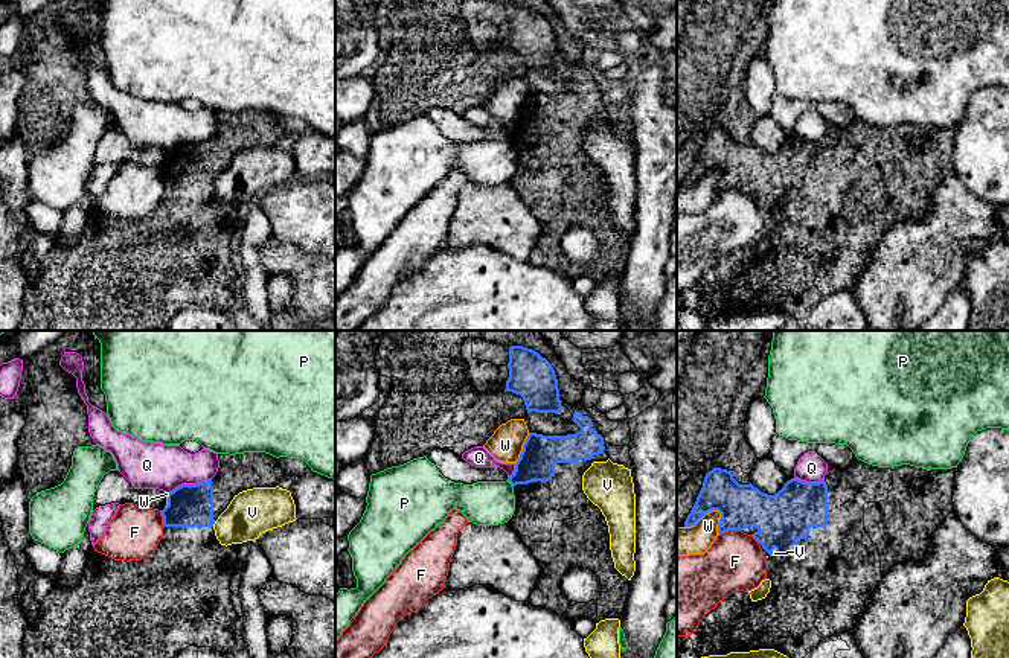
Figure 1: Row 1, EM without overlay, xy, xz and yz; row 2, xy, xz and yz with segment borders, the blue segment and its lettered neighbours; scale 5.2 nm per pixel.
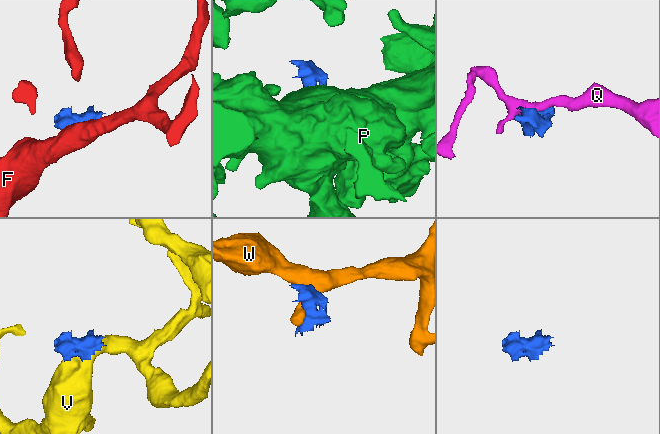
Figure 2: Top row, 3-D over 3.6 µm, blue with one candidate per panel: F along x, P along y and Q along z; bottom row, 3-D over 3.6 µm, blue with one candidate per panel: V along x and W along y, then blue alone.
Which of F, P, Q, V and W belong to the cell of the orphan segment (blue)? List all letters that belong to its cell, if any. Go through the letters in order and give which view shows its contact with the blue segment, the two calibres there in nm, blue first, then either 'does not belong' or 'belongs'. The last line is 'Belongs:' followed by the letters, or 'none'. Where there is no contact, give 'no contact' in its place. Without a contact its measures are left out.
F: yz | 240/300 nm | does not belong
P: xz | 200/240 nm | does not belong
Q: xy | 220/260 nm | does not belong
V: xy | 220/240 nm | does not belong
W: yz | 240/160 nm | does not belong
Belongs: none

